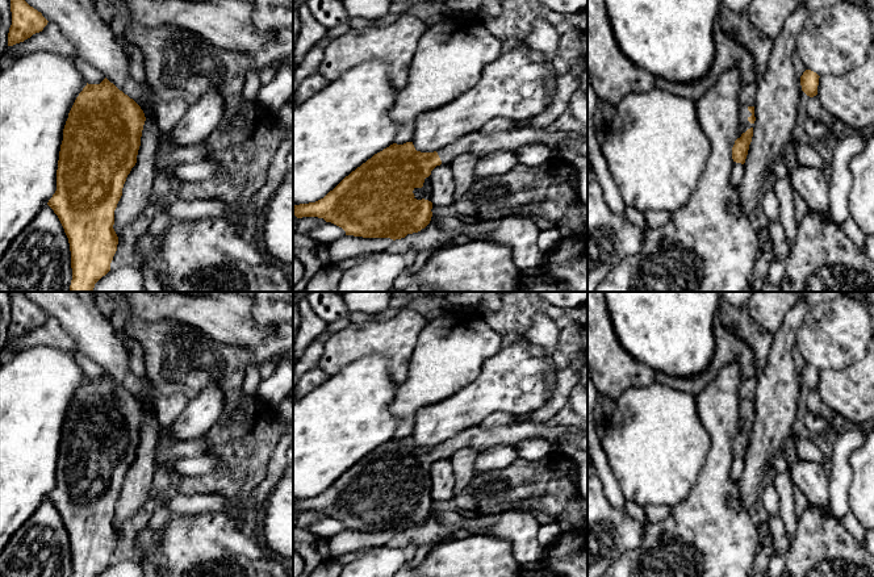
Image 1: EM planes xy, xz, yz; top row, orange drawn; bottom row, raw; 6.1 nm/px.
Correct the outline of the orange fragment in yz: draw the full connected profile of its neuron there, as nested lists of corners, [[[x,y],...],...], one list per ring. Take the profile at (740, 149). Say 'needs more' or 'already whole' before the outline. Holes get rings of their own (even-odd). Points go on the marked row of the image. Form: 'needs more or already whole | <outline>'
needs more | [[[741,105],[740,112],[740,127],[737,133],[737,139],[732,147],[732,159],[736,163],[745,163],[749,145],[753,137],[754,127],[754,106]]]

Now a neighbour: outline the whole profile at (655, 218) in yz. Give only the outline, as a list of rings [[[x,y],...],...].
[[[648,210],[644,213],[647,226],[649,229],[658,229],[670,221],[670,213],[665,210]]]

